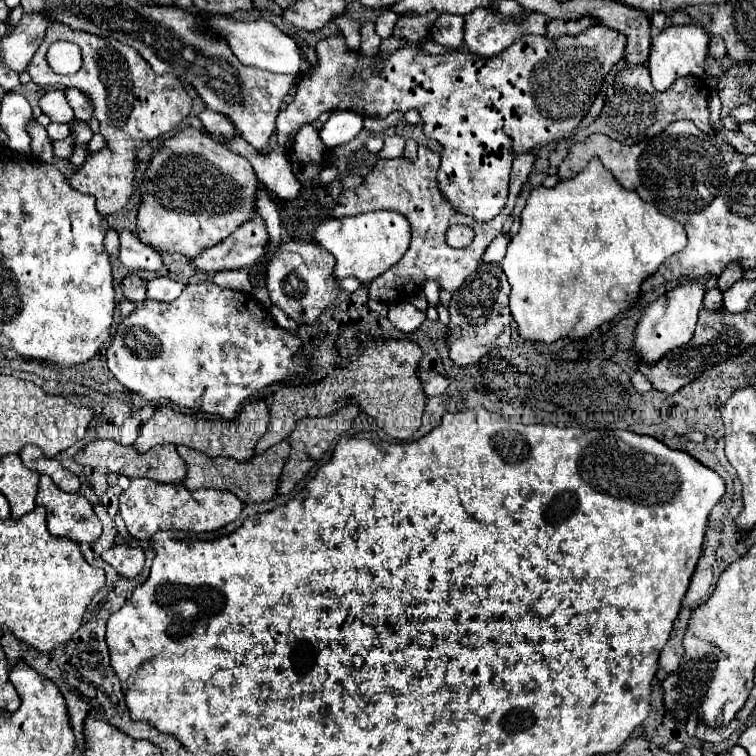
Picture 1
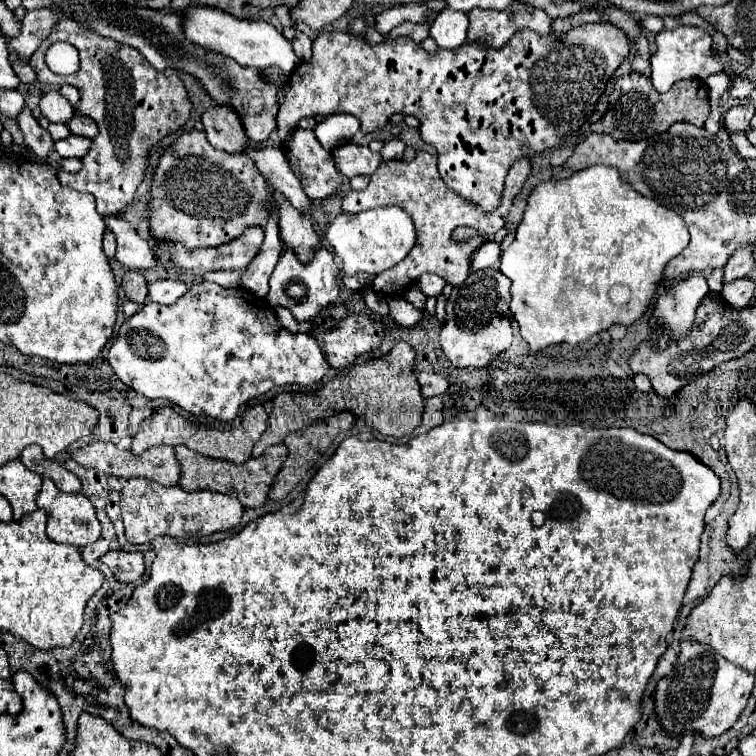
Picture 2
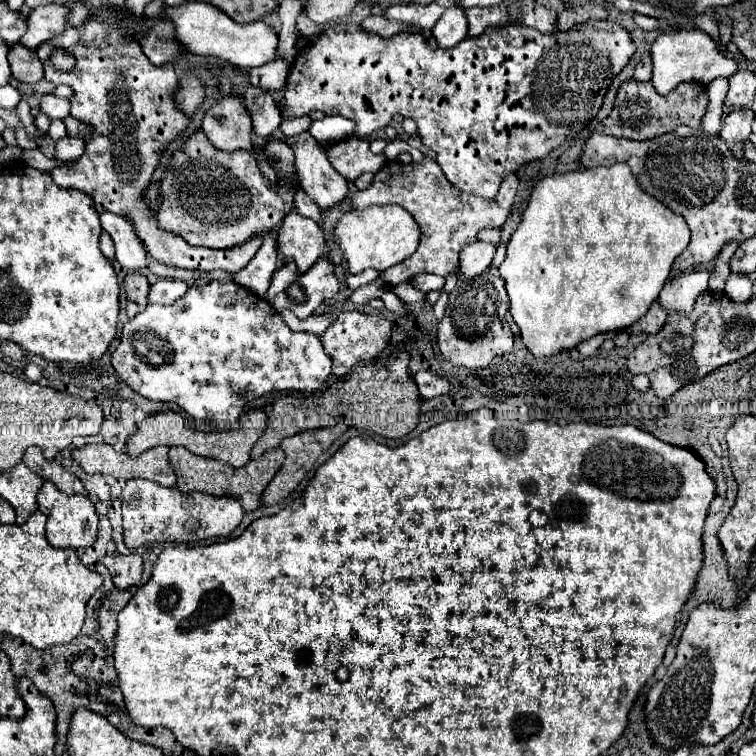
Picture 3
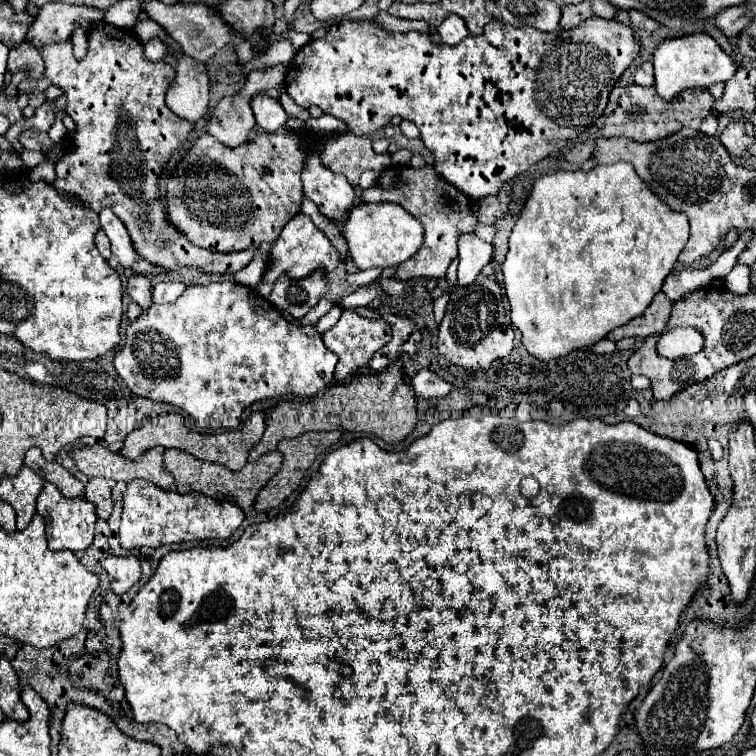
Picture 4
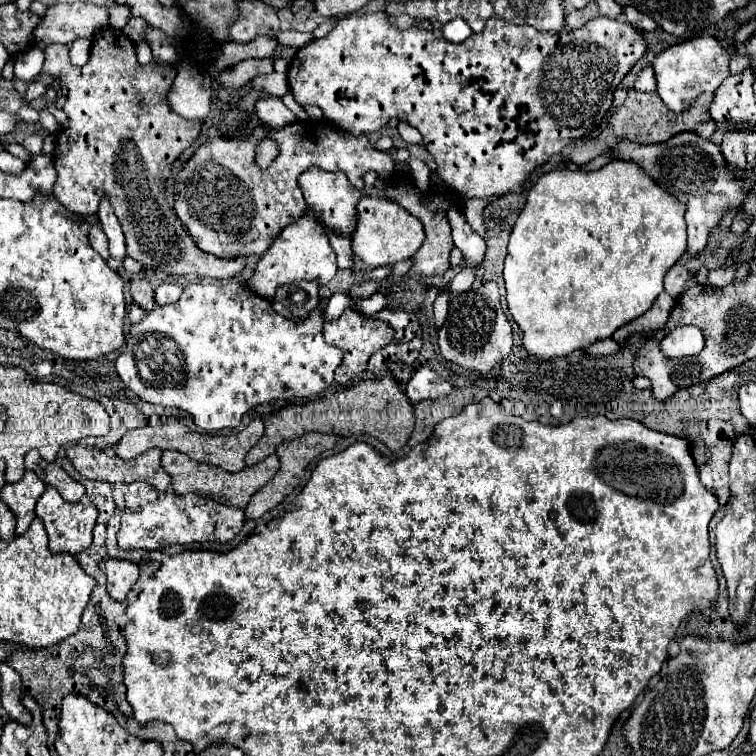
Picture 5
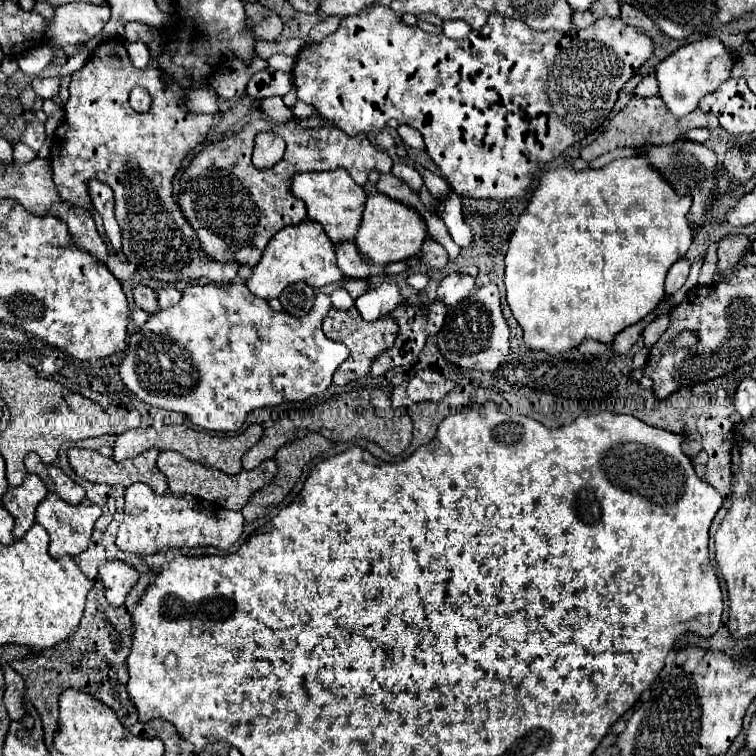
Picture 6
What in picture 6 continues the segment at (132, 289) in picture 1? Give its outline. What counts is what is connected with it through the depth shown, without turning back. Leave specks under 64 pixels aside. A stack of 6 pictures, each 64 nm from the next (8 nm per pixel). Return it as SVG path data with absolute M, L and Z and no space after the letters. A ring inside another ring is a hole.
M136 286L134 288L134 302L142 308L142 310L146 310L146 312L150 312L150 314L154 314L156 310L158 310L158 302L156 302L156 292L152 290L152 288L148 288L148 286Z

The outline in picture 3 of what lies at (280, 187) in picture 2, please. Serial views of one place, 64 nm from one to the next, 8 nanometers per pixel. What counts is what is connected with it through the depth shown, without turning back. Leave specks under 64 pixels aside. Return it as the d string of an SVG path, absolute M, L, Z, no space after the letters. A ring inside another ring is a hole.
M298 190L296 192L296 210L302 214L302 216L306 216L306 218L312 218L318 226L322 226L322 212L320 212L320 208L308 198L308 194L304 194L304 190Z

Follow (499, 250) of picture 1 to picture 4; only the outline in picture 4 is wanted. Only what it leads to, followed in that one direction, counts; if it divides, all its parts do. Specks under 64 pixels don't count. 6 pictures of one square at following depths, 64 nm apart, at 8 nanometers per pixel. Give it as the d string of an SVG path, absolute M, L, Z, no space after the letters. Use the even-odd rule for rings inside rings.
M464 234L458 242L458 278L456 286L468 286L476 280L480 270L490 262L492 258L492 246L484 240L480 240L476 234Z

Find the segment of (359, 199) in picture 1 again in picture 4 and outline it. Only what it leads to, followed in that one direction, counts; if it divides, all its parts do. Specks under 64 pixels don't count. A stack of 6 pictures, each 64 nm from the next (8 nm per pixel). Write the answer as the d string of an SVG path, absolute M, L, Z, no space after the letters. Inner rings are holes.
M392 166L380 174L378 182L372 188L362 192L362 200L364 202L396 202L422 222L426 234L424 234L424 242L420 250L410 260L400 264L394 276L396 280L408 282L412 278L442 278L452 258L456 258L458 254L458 248L456 248L458 236L474 232L474 226L478 222L492 224L498 218L502 218L504 212L508 210L510 190L512 186L506 184L498 196L480 200L480 210L474 212L470 206L470 200L460 190L450 186L444 178L440 178L432 166L426 166L422 170L414 170L410 166Z

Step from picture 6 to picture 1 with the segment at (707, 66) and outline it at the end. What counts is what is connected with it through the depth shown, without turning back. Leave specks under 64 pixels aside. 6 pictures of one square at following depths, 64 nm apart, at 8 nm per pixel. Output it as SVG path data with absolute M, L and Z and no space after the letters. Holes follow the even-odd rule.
M670 26L662 30L654 40L652 40L652 52L648 60L650 76L652 76L652 86L658 92L668 90L668 86L682 76L702 76L706 72L706 60L708 60L708 42L710 34L698 26Z

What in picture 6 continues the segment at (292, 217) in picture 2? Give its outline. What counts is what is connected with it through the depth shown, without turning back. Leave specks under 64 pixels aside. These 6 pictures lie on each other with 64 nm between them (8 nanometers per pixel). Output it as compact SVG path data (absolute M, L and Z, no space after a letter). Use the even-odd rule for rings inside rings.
M304 220L304 222L296 224L296 226L288 226L288 228L280 230L280 232L276 232L272 242L268 242L268 246L266 246L266 250L262 254L262 260L254 266L252 276L246 282L246 286L258 298L270 300L270 298L278 298L280 292L288 284L294 284L294 282L300 282L300 280L304 280L312 288L320 288L320 286L326 286L330 282L342 282L342 286L348 290L348 294L352 298L358 298L360 294L364 294L368 290L366 280L344 278L344 274L336 266L336 254L334 254L332 240L324 234L322 226L318 226L312 220Z

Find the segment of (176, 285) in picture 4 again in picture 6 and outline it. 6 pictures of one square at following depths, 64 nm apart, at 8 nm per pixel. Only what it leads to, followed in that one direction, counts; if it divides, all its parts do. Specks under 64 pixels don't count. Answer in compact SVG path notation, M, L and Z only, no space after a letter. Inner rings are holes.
M164 288L158 292L158 304L160 304L160 308L170 308L180 300L180 296L182 294L176 288Z

